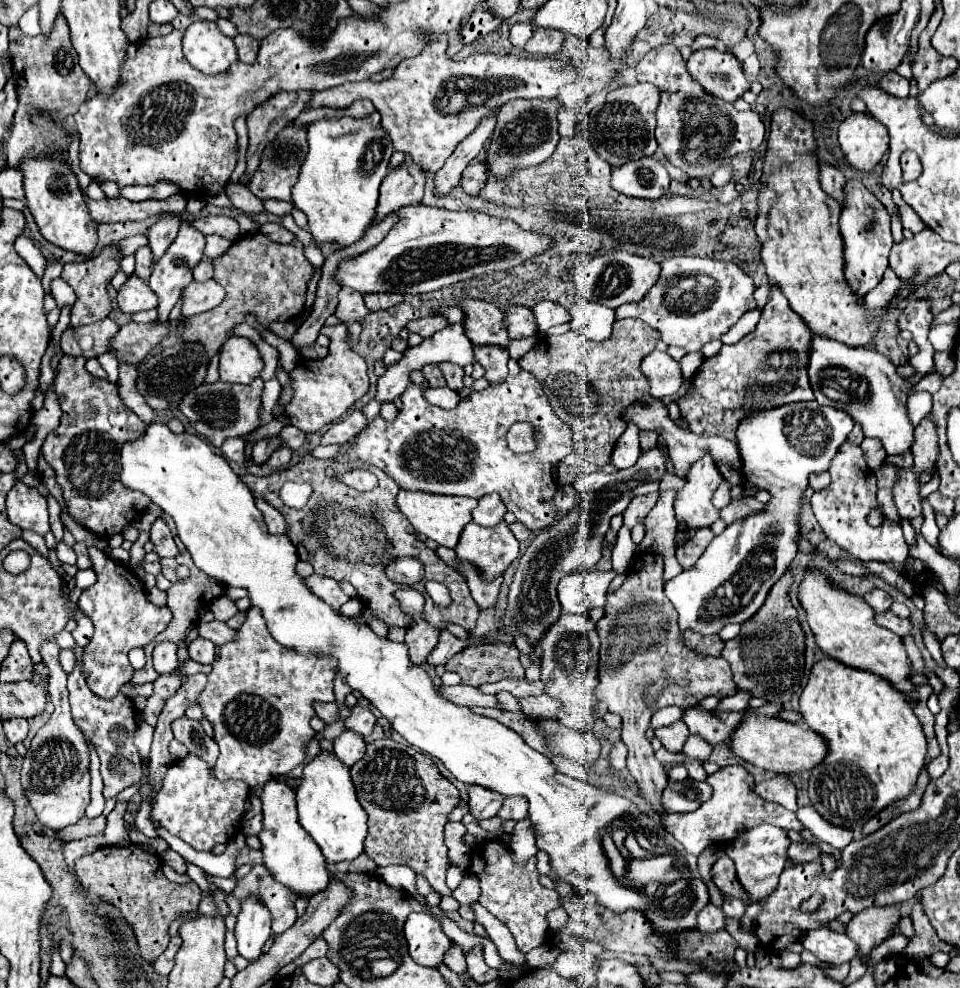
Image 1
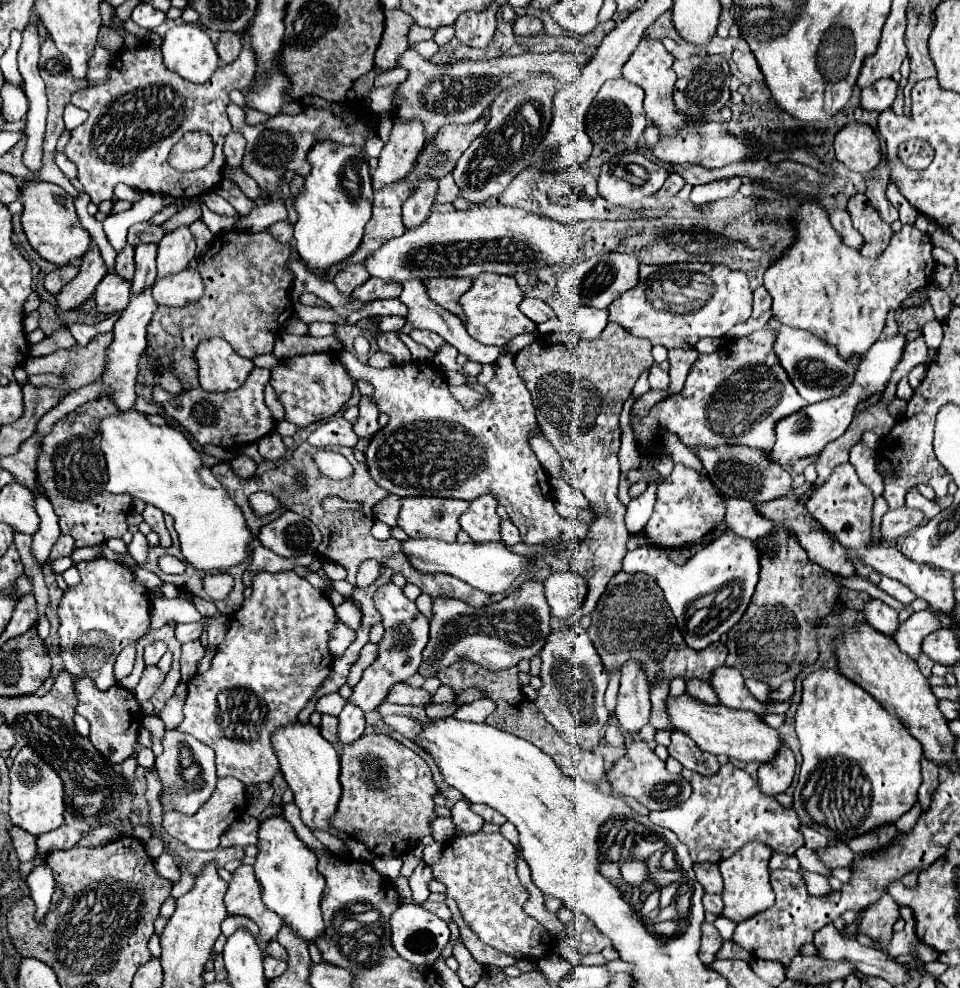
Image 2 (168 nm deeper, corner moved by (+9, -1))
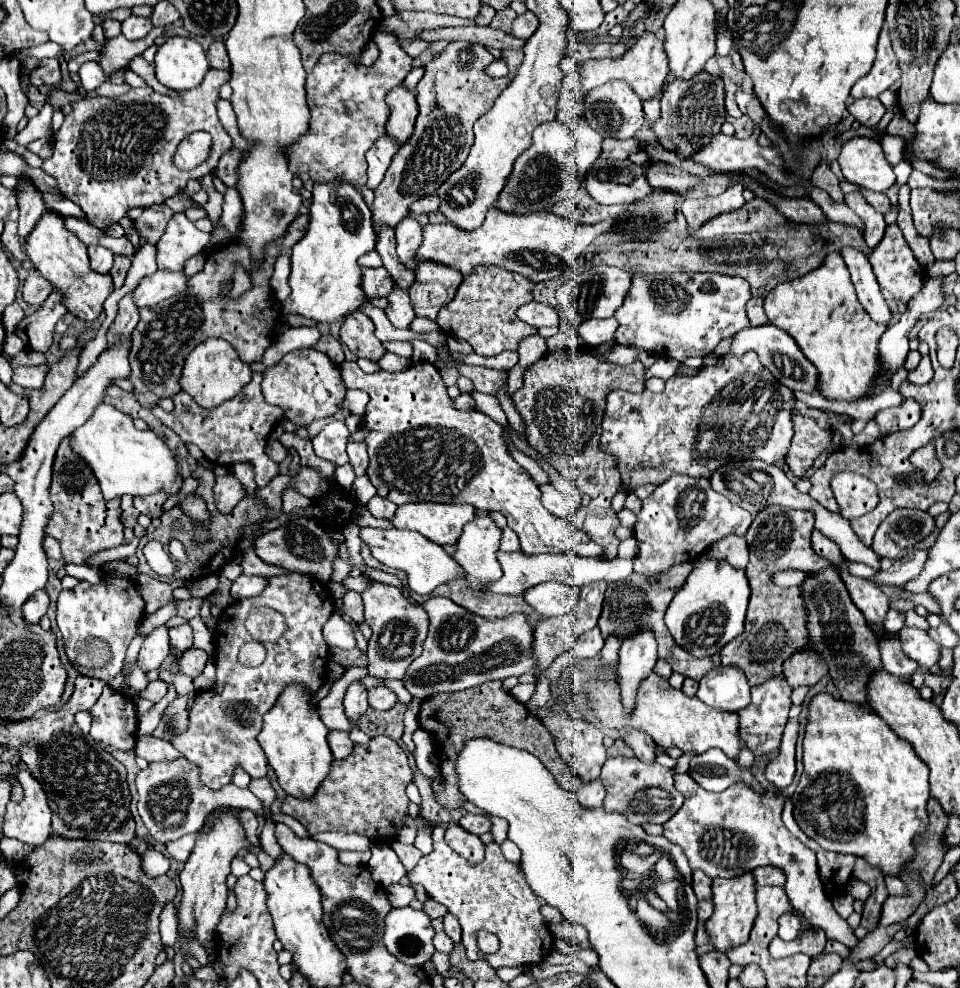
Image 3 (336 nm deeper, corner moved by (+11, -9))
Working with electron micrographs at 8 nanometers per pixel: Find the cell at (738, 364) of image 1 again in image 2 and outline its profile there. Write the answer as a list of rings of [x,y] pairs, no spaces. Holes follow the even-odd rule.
[[[765,326],[749,336],[721,344],[713,354],[701,354],[687,376],[685,388],[657,402],[647,416],[631,416],[635,442],[647,450],[649,456],[659,452],[663,434],[671,432],[697,456],[701,446],[717,448],[723,444],[739,444],[771,452],[775,444],[775,424],[783,416],[791,416],[807,406],[787,372],[773,354],[775,330]]]

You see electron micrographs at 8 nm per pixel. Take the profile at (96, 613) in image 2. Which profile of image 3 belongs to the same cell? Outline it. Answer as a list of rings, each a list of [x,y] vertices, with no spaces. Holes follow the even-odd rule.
[[[105,574],[99,584],[89,584],[81,580],[73,590],[63,590],[57,600],[57,626],[63,636],[63,646],[73,668],[87,678],[97,678],[103,682],[111,682],[123,668],[125,652],[129,642],[137,634],[137,624],[145,614],[145,602],[137,590],[137,582],[131,578],[121,578],[113,574]]]

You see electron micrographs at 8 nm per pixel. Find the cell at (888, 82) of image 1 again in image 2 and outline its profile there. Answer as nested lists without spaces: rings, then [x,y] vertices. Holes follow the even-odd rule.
[[[887,78],[887,80],[879,80],[879,82],[863,88],[859,100],[861,100],[861,108],[873,110],[873,112],[883,112],[893,104],[895,96],[897,96],[897,82]]]

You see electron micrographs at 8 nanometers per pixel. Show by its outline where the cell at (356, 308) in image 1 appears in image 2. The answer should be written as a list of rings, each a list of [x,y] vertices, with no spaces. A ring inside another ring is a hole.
[[[359,262],[359,264],[351,264],[351,266],[347,266],[345,270],[341,270],[341,272],[335,276],[333,282],[335,282],[335,286],[337,286],[337,290],[339,290],[341,294],[349,296],[349,294],[353,292],[353,288],[361,286],[365,280],[367,280],[367,270],[363,268],[363,262]]]

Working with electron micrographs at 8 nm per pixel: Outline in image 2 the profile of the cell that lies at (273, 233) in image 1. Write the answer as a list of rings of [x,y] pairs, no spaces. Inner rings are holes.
[[[287,220],[269,226],[269,232],[273,234],[275,240],[279,240],[279,242],[283,242],[283,244],[291,242],[291,238],[293,238],[293,226],[291,226]]]

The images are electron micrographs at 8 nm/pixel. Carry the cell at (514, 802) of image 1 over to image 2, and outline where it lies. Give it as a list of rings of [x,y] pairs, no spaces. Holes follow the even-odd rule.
[[[471,804],[471,810],[473,810],[475,814],[479,814],[485,822],[491,822],[491,824],[501,826],[503,822],[507,822],[507,820],[505,820],[497,810],[493,810],[493,808],[485,806],[485,804]]]

